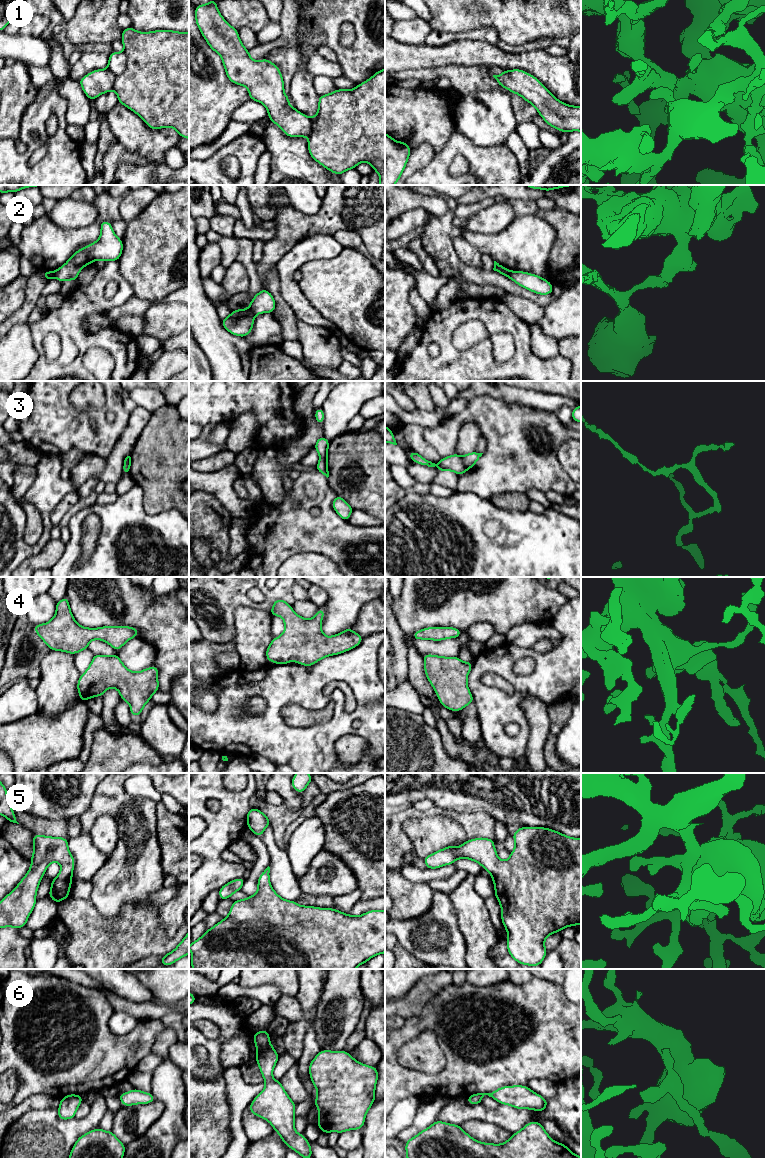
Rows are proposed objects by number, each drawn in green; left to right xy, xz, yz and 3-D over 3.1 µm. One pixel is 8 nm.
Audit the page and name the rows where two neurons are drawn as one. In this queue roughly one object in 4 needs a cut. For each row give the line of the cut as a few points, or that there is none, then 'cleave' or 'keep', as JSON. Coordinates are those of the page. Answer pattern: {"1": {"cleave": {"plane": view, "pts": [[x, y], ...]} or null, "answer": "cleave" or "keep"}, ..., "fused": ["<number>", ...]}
{"1": {"cleave": null, "answer": "keep"}, "2": {"cleave": {"plane": "xz", "pts": [[248, 308], [255, 314]]}, "answer": "cleave"}, "3": {"cleave": {"plane": "yz", "pts": [[461, 457], [467, 469]]}, "answer": "cleave"}, "4": {"cleave": null, "answer": "keep"}, "5": {"cleave": null, "answer": "keep"}, "6": {"cleave": null, "answer": "keep"}, "fused": ["2", "3"]}

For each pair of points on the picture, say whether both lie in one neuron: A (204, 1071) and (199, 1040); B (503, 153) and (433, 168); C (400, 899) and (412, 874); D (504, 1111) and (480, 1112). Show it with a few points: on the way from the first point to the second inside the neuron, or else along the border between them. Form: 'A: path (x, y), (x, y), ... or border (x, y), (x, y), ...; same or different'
A: path (211, 1063), (211, 1049), (207, 1045); same
B: path (486, 153), (472, 153), (470, 151), (450, 152); same
C: border (396, 868), (412, 882), (427, 883); different
D: path (498, 1114), (486, 1114); same

